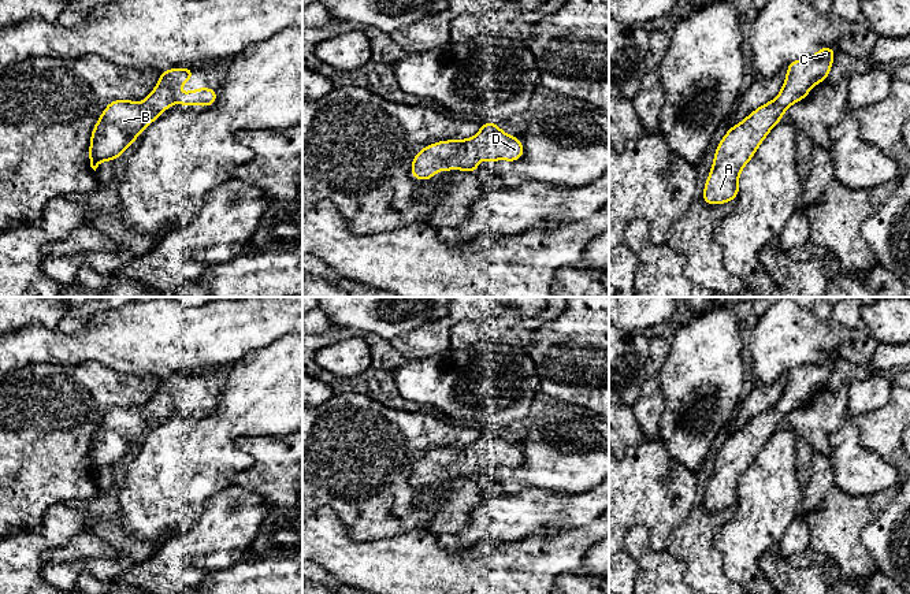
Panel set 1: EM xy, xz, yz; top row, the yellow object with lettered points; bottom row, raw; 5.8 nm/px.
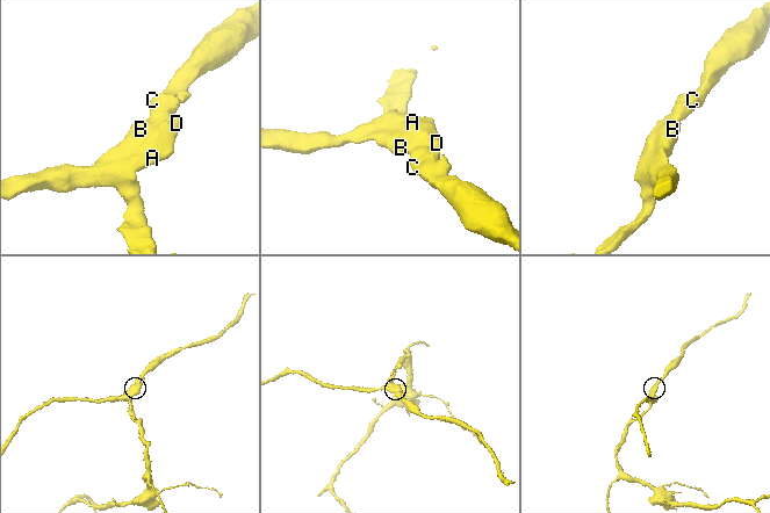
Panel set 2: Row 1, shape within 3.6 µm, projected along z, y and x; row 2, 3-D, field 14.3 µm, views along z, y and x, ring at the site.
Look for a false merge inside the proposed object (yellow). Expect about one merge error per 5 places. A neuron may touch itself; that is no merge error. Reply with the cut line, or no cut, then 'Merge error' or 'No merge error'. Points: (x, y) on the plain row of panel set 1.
No split. No merge error

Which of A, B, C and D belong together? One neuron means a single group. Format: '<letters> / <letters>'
A B C D

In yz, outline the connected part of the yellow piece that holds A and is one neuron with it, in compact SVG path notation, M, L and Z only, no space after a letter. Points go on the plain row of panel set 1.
M821 353L807 364L791 368L777 404L758 413L728 435L718 449L702 505L709 512L725 511L739 501L739 480L755 461L768 439L781 428L790 412L805 406L814 391L828 385L836 356Z

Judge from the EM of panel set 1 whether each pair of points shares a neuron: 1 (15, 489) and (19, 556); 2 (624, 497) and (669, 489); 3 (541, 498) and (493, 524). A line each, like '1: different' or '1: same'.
1: different
2: same
3: same

